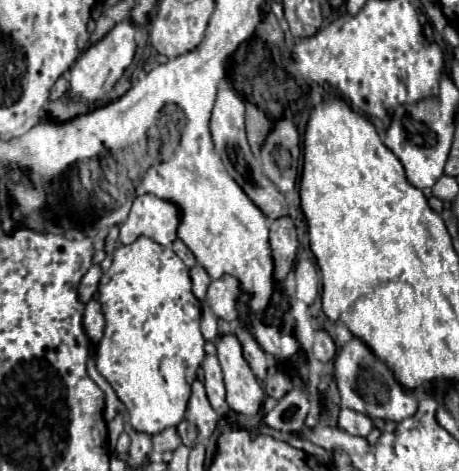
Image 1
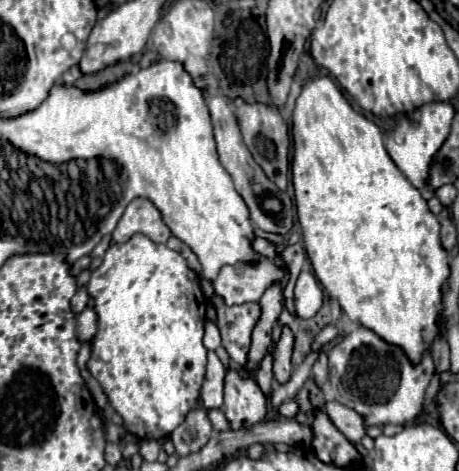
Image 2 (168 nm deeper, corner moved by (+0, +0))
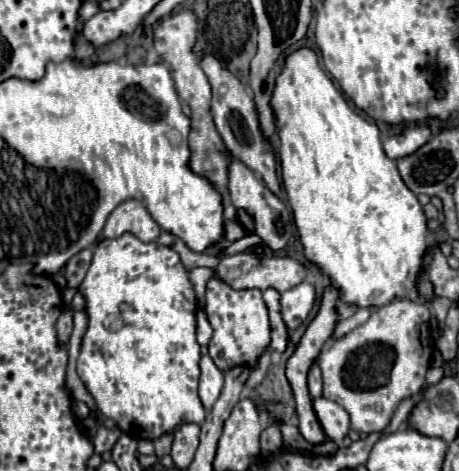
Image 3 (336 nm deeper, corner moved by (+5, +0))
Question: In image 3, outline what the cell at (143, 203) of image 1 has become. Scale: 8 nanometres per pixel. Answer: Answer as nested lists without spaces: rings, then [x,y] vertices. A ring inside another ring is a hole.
[[[128,199],[124,203],[120,203],[108,217],[106,225],[104,225],[104,237],[114,239],[120,237],[122,233],[132,233],[136,235],[140,241],[148,243],[148,241],[156,241],[160,235],[160,227],[158,223],[150,217],[150,213],[146,211],[146,207],[136,201],[136,199]]]

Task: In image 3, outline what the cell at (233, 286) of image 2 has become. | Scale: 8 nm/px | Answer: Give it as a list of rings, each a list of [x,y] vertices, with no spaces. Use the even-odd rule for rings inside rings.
[[[250,251],[246,253],[238,253],[238,255],[232,255],[232,257],[224,257],[220,259],[220,265],[216,267],[216,275],[226,281],[228,285],[232,285],[234,289],[268,289],[268,287],[274,287],[278,289],[280,293],[286,291],[286,289],[292,289],[296,287],[298,283],[304,281],[302,277],[302,271],[304,265],[298,263],[296,259],[292,257],[280,257],[280,255],[268,255],[268,257],[262,257],[258,259],[256,255],[252,255]]]

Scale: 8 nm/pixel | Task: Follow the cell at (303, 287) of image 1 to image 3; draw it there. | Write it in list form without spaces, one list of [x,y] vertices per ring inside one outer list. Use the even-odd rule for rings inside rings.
[[[304,281],[304,283],[284,291],[280,305],[282,305],[282,319],[284,319],[286,327],[298,329],[306,321],[312,305],[314,305],[314,287]]]

